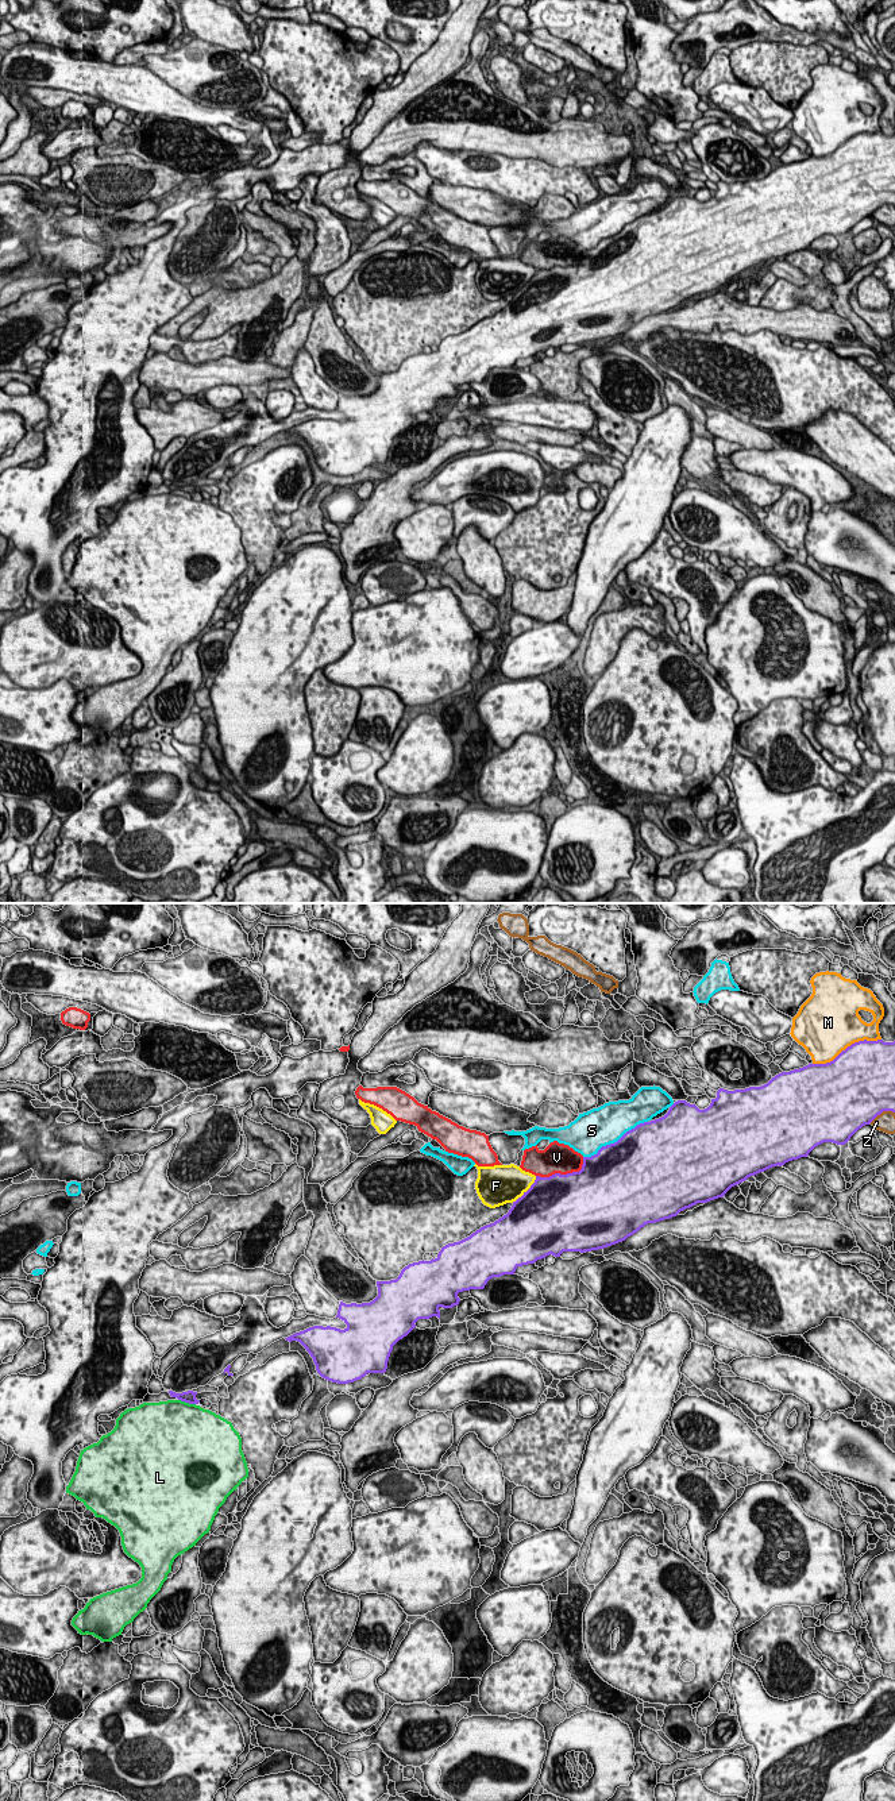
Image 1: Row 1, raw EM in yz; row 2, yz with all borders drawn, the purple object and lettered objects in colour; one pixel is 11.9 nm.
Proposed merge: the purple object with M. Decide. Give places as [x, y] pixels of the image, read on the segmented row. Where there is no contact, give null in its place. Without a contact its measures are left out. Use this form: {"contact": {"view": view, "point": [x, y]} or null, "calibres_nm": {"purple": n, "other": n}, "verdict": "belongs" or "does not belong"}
{"contact": {"view": "yz", "point": [848, 1046]}, "calibres_nm": {"purple": 500, "other": 500}, "verdict": "does not belong"}

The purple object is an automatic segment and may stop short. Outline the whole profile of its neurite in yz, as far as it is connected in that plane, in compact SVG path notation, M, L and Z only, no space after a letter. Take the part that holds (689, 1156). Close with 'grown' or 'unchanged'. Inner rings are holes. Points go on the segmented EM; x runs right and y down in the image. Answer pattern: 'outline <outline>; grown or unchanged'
outline M883 1040L855 1042L830 1063L782 1072L761 1087L734 1091L720 1088L717 1098L705 1110L678 1100L664 1117L640 1123L617 1142L602 1146L597 1154L583 1157L579 1172L536 1176L531 1188L494 1223L443 1246L435 1260L409 1264L396 1280L377 1281L378 1296L373 1301L340 1301L336 1318L347 1324L344 1330L313 1326L285 1339L300 1342L313 1358L317 1373L328 1381L348 1384L367 1373L385 1373L393 1346L416 1327L418 1319L440 1319L440 1307L458 1306L459 1292L483 1289L490 1279L514 1274L518 1266L535 1264L549 1254L560 1257L563 1252L585 1253L622 1242L648 1223L670 1219L697 1203L725 1196L732 1187L751 1176L807 1157L823 1142L845 1145L859 1129L869 1125L883 1111L895 1112L895 1041Z; unchanged

